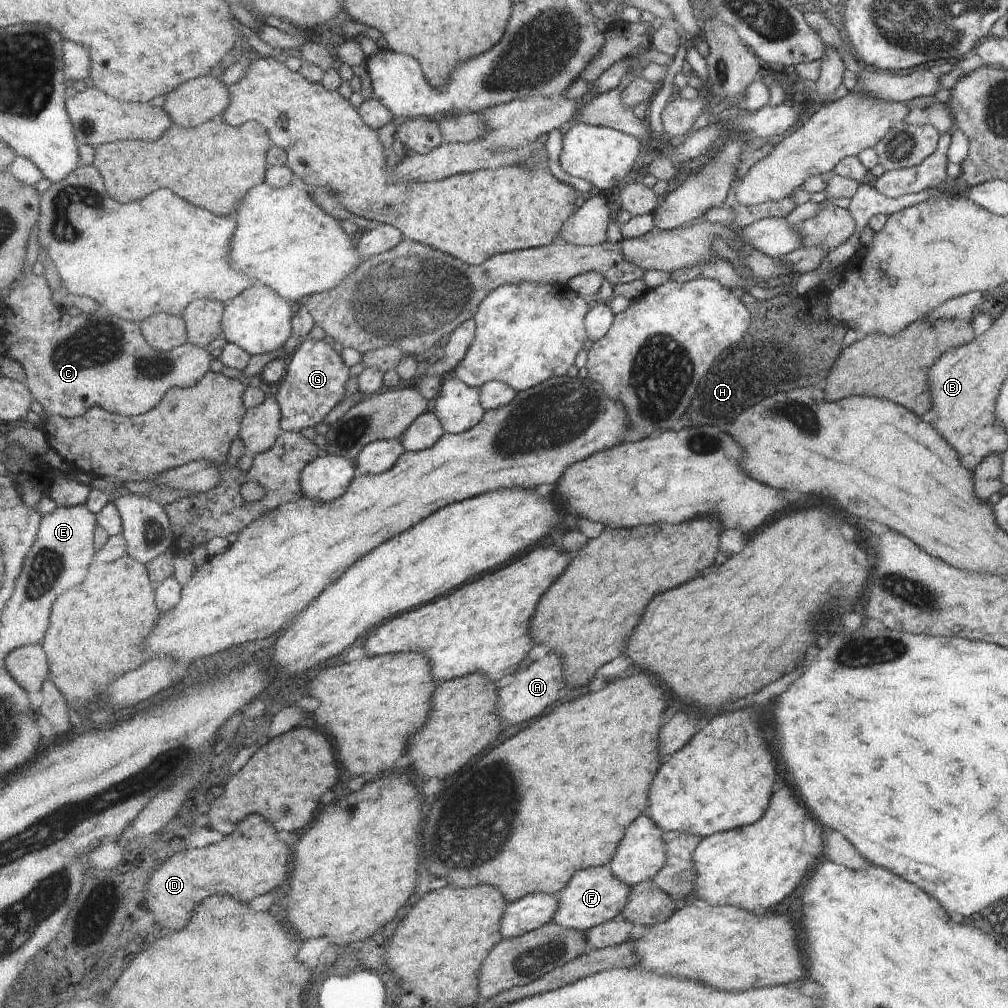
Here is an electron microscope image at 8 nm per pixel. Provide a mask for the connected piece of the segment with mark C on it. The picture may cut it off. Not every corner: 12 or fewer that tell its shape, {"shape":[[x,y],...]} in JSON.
{"shape":[[45,275],[1,313],[6,356],[48,416],[139,416],[215,362],[155,350],[102,306],[67,313]]}

